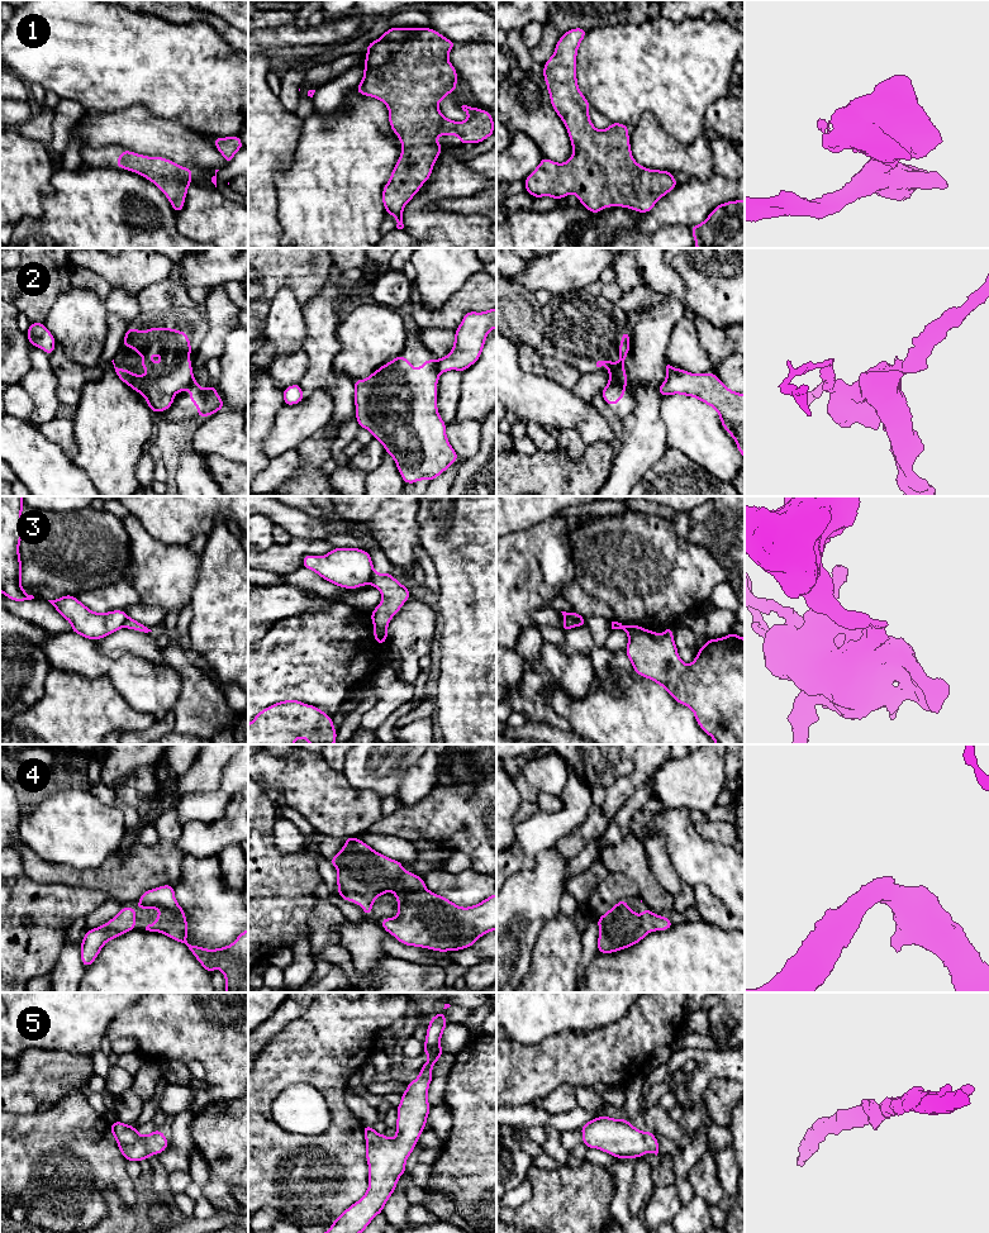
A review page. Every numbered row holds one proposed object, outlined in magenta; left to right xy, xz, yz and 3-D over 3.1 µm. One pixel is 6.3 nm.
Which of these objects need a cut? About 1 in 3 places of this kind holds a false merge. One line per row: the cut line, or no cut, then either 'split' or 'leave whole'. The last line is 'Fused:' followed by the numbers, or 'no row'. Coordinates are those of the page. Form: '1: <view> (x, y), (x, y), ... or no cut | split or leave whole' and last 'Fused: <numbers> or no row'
1: no cut | leave whole
2: yz (609, 379), (616, 379), (623, 388) | split
3: xz (374, 572), (370, 582) | split
4: no cut | leave whole
5: no cut | leave whole
Fused: 2, 3

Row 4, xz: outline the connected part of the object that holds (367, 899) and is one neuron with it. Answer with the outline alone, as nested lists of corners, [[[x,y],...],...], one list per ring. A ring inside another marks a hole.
[[[347,837],[342,849],[329,860],[337,868],[338,895],[362,906],[365,915],[372,913],[372,903],[385,892],[393,891],[399,901],[395,918],[381,919],[382,928],[405,946],[447,952],[472,947],[484,934],[496,929],[496,894],[484,901],[461,908],[451,900],[425,889],[425,882],[418,875],[403,868],[400,861],[391,860],[370,846]]]

